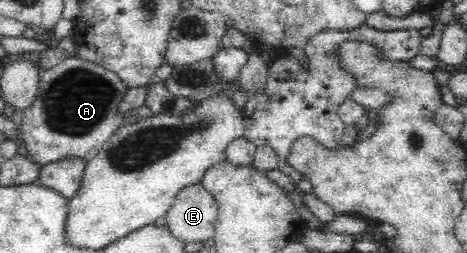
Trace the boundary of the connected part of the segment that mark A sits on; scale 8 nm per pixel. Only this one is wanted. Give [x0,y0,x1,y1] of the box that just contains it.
[19,57,126,165]

